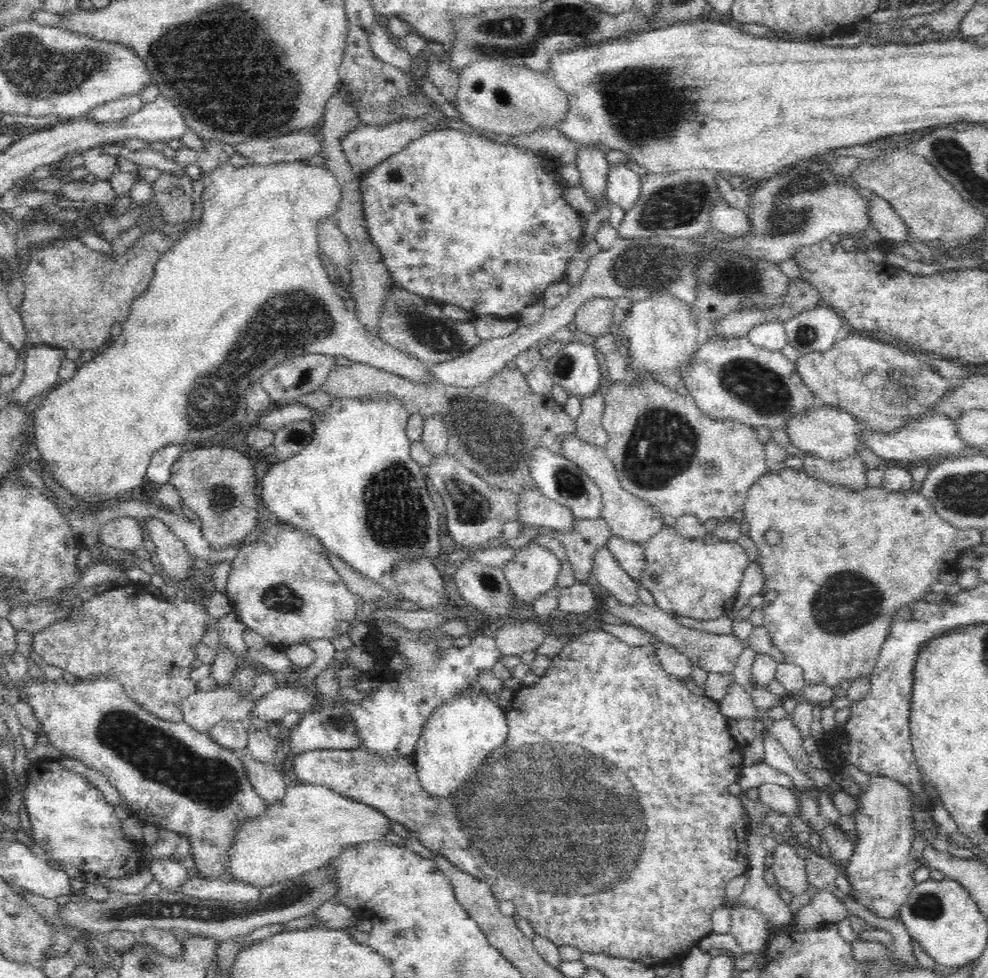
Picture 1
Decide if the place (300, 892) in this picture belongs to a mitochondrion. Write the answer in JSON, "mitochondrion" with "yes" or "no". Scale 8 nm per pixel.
{"mitochondrion":"yes"}

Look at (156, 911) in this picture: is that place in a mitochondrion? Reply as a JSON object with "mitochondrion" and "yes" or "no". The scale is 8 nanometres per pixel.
{"mitochondrion":"yes"}

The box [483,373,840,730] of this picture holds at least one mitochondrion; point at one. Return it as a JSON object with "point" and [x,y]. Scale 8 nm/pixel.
{"point":[663,444]}

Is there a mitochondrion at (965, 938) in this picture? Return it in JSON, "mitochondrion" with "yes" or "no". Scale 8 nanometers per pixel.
{"mitochondrion":"no"}

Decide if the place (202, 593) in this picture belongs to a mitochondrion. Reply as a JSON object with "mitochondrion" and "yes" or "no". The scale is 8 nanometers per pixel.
{"mitochondrion":"no"}

